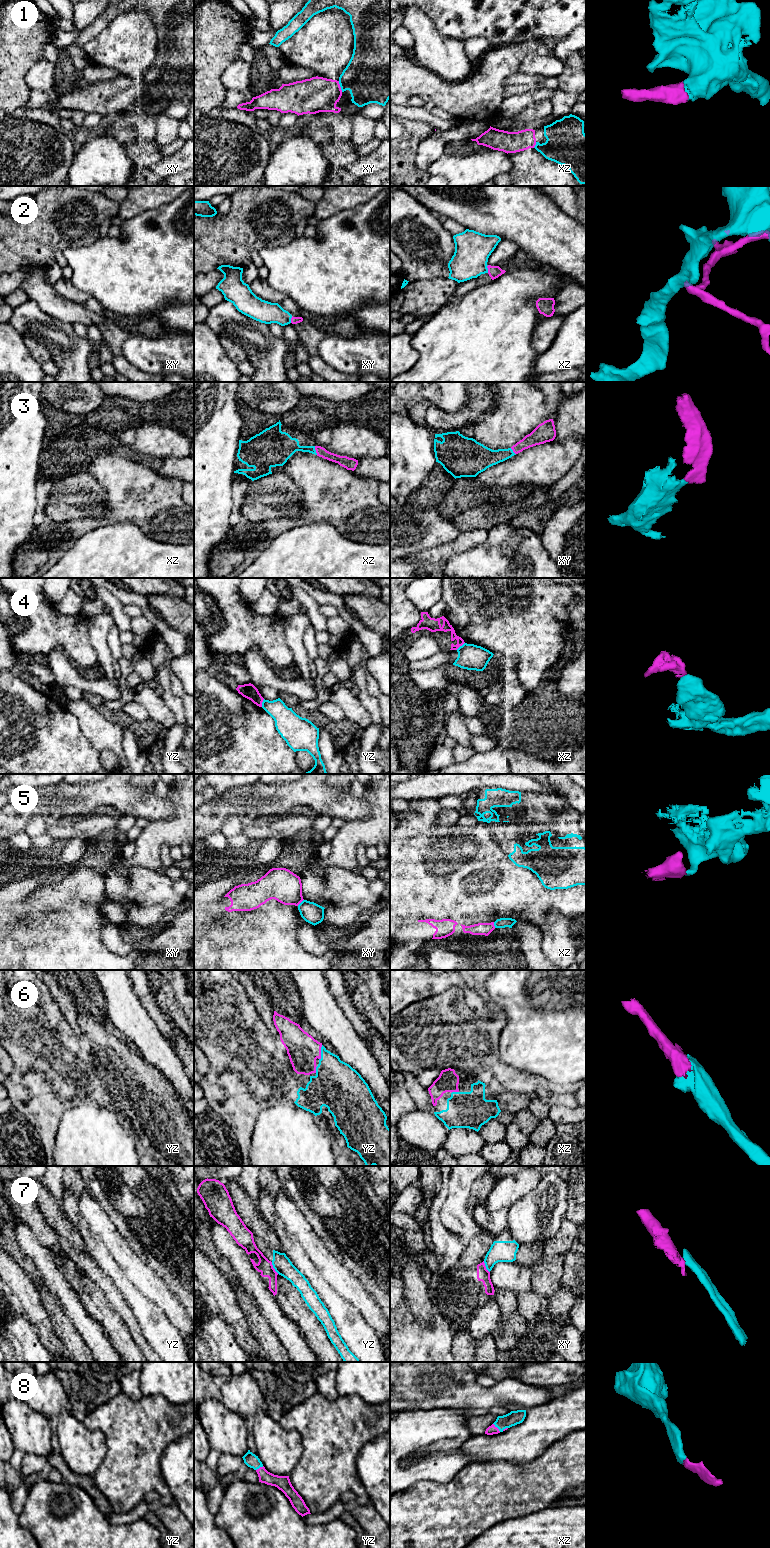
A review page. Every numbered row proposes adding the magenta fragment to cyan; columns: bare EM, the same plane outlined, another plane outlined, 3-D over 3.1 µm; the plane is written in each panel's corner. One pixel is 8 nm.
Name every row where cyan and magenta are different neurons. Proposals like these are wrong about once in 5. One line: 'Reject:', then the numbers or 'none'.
Reject: 4, 5, 7

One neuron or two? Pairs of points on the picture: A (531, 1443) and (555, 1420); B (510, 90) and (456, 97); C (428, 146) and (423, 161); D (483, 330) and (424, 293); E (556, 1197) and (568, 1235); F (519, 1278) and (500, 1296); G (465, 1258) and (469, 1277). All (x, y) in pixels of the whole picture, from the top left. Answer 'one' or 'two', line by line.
A: one
B: two
C: one
D: two
E: two
F: two
G: two

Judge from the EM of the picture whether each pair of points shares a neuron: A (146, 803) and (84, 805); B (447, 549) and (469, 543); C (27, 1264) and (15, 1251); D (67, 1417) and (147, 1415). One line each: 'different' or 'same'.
A: same
B: same
C: same
D: different

